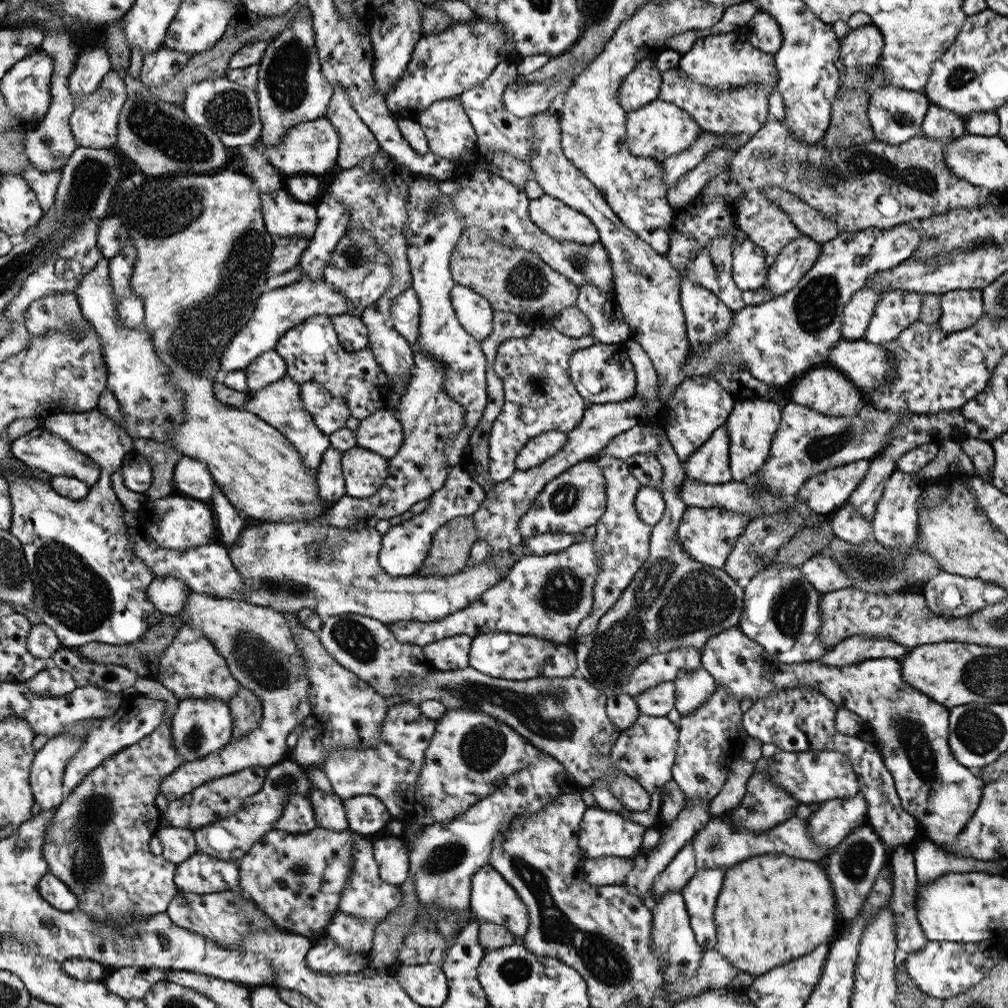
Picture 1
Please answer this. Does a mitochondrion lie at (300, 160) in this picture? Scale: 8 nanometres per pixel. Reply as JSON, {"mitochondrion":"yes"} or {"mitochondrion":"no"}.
{"mitochondrion":"no"}

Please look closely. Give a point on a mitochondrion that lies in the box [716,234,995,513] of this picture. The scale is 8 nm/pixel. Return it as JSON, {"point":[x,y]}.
{"point":[819,447]}

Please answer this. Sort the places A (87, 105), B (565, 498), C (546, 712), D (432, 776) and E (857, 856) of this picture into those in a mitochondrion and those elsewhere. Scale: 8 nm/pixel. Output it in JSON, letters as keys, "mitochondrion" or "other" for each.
{"A":"mitochondrion","B":"mitochondrion","C":"mitochondrion","D":"other","E":"mitochondrion"}

